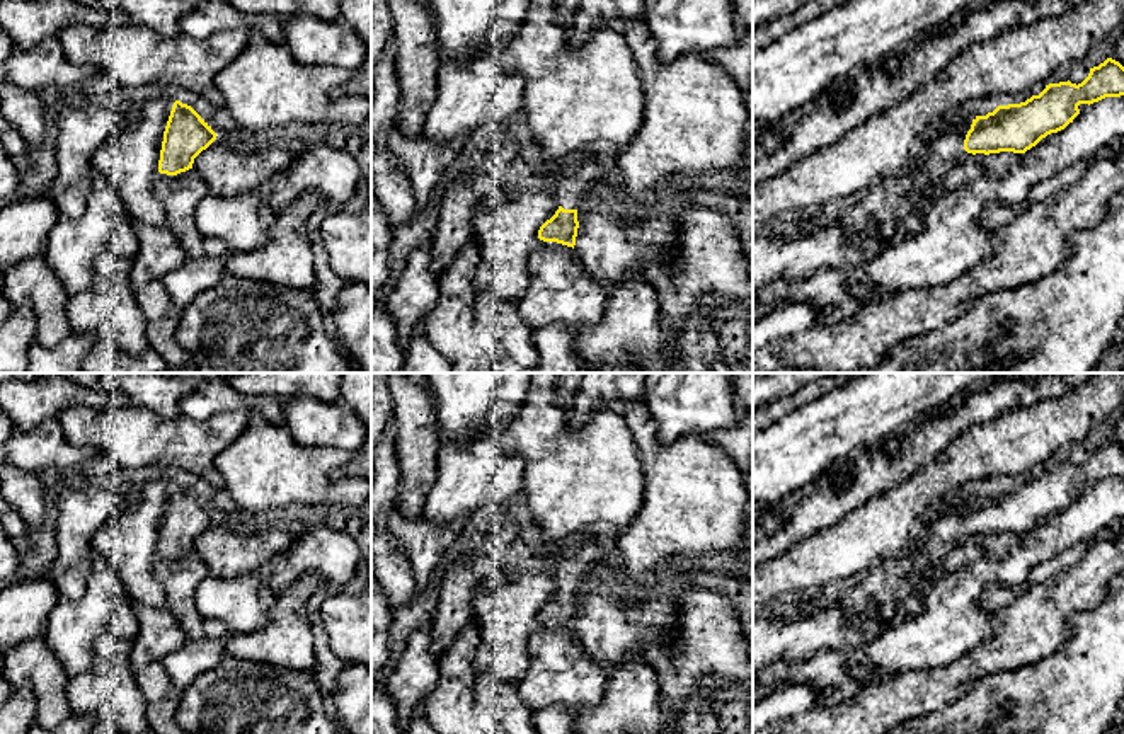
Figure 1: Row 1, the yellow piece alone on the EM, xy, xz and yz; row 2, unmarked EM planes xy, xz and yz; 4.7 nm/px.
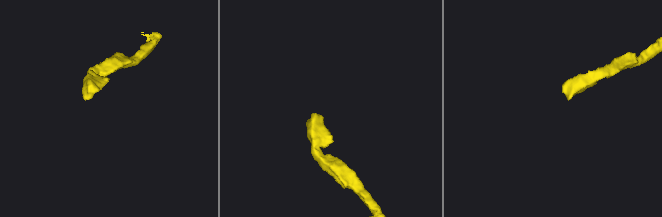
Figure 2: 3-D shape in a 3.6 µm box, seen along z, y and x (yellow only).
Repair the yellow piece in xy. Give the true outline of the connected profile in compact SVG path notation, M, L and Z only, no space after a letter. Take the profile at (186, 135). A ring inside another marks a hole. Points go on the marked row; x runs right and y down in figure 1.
M175 100L163 131L158 172L177 175L216 140L211 126L187 104Z

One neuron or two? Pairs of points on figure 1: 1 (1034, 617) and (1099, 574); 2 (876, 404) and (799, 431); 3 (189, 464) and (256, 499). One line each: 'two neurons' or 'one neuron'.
1: one neuron
2: one neuron
3: two neurons

